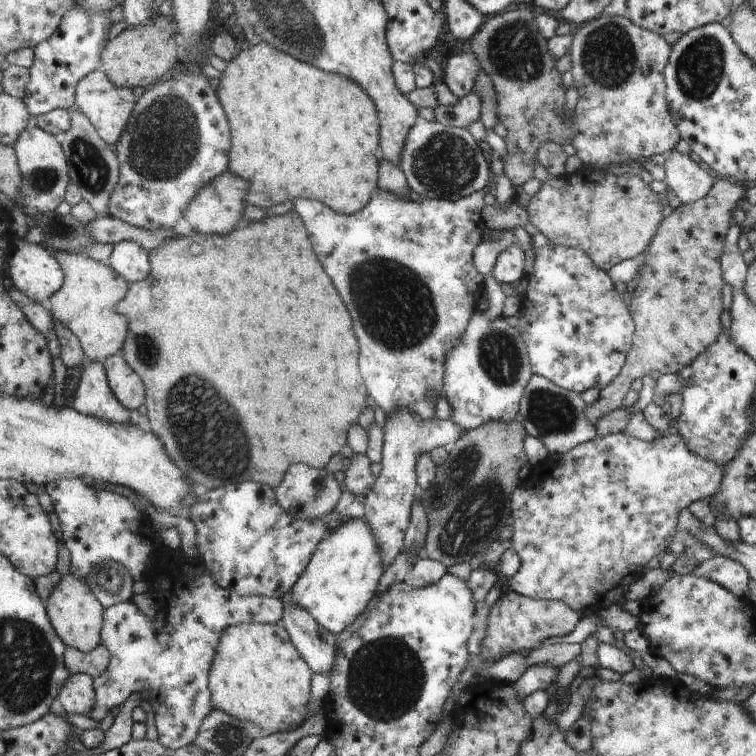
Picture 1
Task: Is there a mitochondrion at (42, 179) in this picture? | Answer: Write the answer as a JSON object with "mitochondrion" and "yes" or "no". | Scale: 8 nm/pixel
{"mitochondrion":"yes"}

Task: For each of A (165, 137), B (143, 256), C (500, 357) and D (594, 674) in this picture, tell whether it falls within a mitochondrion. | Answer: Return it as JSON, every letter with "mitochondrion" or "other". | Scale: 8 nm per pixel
{"A":"mitochondrion","B":"other","C":"mitochondrion","D":"other"}

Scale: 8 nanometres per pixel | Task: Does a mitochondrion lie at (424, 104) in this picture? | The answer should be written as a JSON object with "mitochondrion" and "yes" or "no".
{"mitochondrion":"no"}

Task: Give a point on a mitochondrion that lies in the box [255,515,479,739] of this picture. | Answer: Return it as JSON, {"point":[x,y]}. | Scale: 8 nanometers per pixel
{"point":[385,680]}

